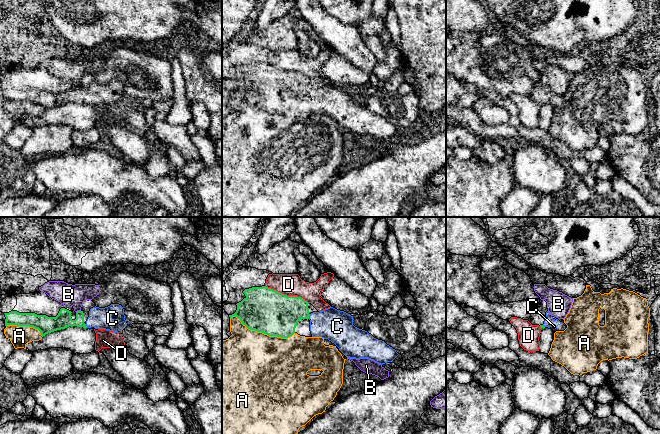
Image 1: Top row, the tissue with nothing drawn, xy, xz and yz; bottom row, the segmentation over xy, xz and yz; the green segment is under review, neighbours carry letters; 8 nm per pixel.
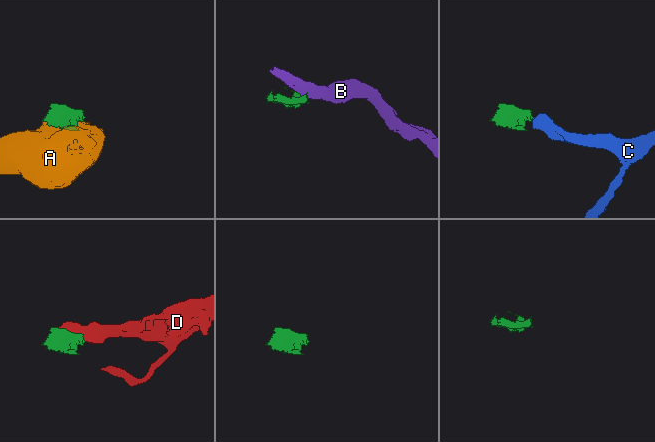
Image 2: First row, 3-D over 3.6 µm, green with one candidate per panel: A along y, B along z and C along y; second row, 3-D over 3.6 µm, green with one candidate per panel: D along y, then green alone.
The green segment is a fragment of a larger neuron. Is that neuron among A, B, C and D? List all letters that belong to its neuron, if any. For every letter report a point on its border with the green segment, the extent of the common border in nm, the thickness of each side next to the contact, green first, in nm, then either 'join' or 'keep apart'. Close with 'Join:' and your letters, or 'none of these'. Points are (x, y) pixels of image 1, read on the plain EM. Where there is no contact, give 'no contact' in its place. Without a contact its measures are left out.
A: contact xz (262, 108); length 550 nm; calibres 360 and 500 nm; keep apart
B: contact xy (78, 87); length 50 nm; calibres 130 and 170 nm; keep apart
C: contact xz (309, 91); length 40 nm; calibres 340 and 260 nm; join
D: contact xz (286, 71); length 380 nm; calibres 360 and 180 nm; keep apart
Join: C

